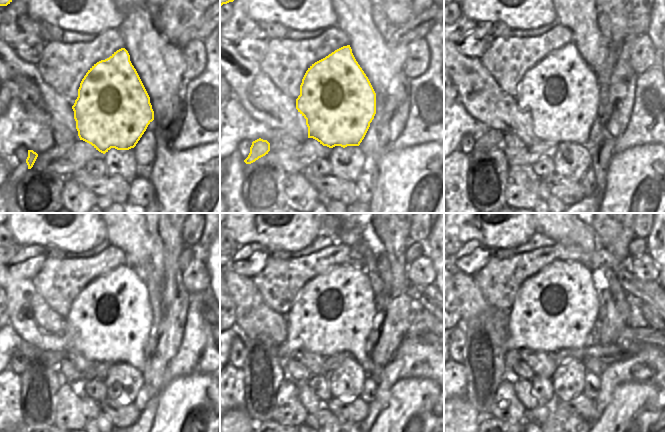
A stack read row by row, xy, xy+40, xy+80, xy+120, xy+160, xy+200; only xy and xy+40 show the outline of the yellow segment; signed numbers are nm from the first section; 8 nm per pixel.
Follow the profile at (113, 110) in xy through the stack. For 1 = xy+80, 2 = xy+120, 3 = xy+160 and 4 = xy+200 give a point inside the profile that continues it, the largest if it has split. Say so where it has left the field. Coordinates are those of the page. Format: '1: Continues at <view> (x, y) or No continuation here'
1: Continues at xy+80 (561, 94)
2: Continues at xy+120 (109, 321)
3: Continues at xy+160 (334, 312)
4: Continues at xy+200 (557, 308)

